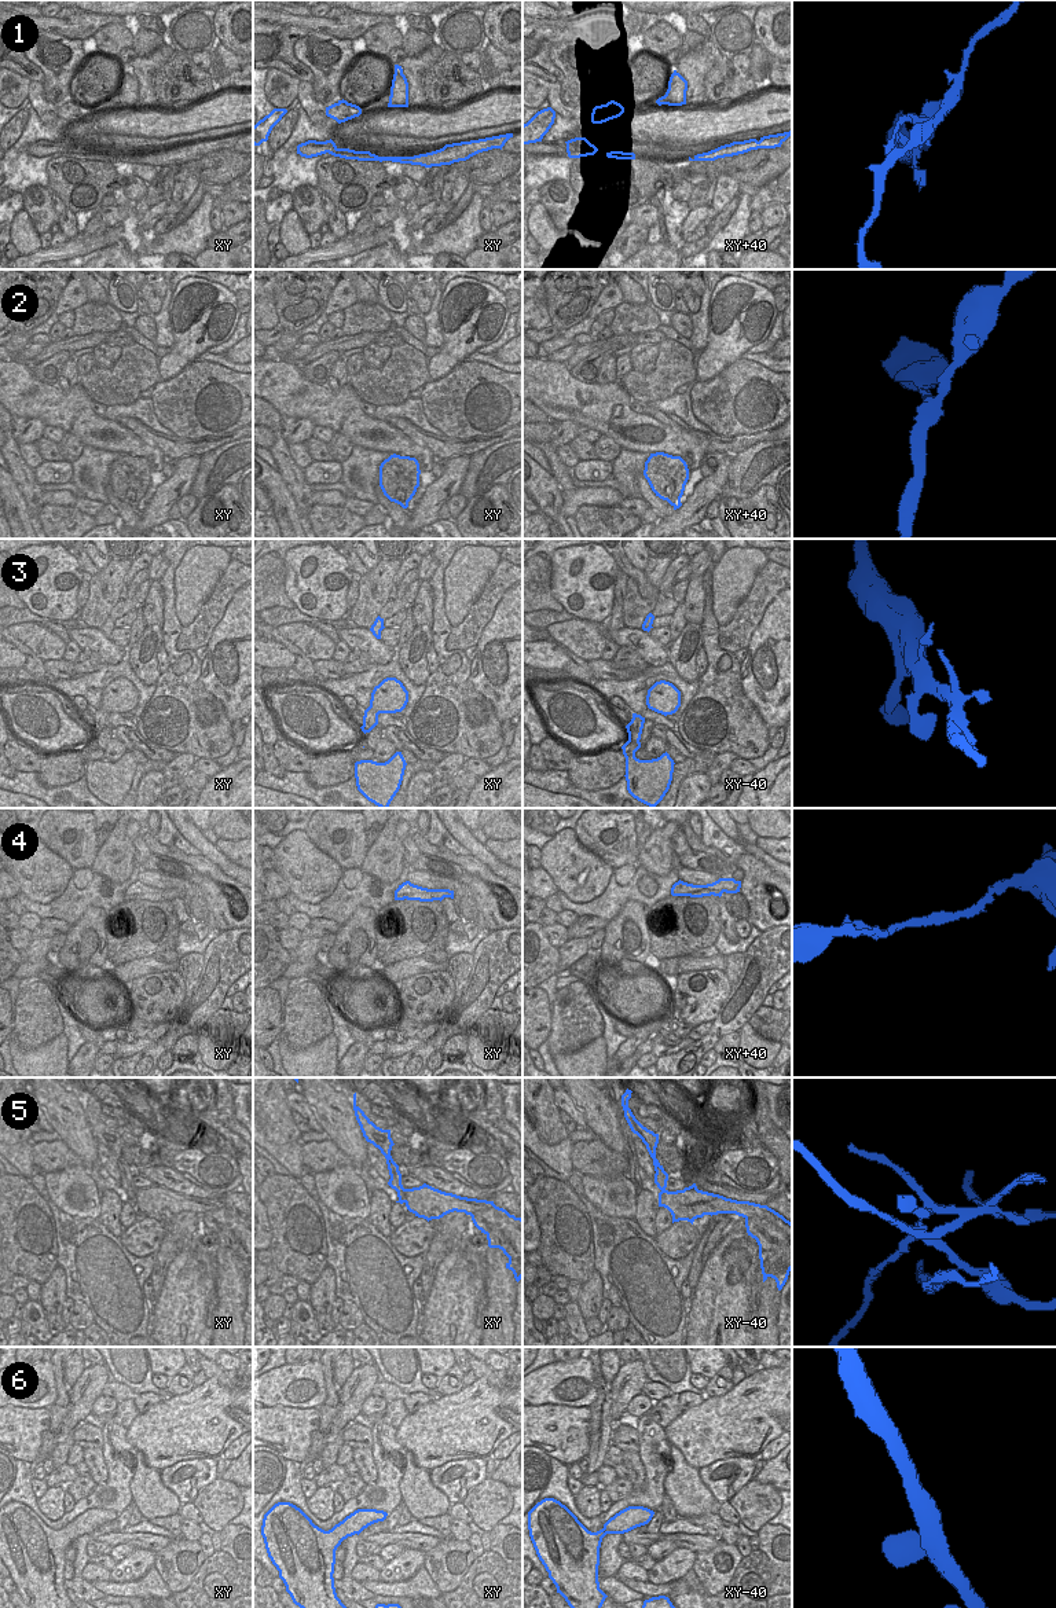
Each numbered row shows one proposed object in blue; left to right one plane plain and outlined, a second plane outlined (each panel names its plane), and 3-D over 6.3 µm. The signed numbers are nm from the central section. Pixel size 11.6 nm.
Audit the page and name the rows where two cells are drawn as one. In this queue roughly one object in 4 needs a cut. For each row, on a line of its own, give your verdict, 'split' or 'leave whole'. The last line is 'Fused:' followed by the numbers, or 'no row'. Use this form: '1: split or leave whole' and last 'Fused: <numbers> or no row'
1: split
2: leave whole
3: leave whole
4: leave whole
5: split
6: leave whole
Fused: 1, 5

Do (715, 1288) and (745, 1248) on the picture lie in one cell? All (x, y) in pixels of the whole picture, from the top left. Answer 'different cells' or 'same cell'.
same cell

